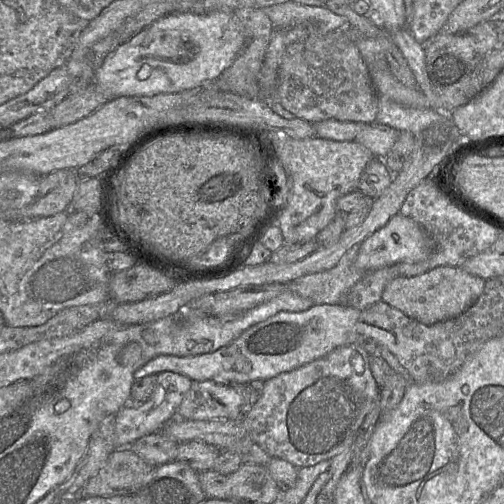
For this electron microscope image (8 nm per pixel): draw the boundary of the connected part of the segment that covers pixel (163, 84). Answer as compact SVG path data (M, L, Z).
M234 12L168 14L157 19L109 53L95 70L94 84L110 98L174 93L197 88L214 80L223 70L230 67L244 43L245 32Z

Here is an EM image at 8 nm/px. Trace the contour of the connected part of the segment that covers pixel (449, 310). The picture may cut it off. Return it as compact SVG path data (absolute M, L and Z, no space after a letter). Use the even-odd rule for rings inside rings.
M439 266L421 275L394 278L384 288L381 301L422 324L432 325L460 316L478 300L484 287L484 279L461 267Z

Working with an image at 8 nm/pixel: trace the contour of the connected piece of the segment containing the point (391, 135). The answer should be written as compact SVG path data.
M377 123L365 124L355 141L369 149L374 157L384 158L400 136L401 131Z

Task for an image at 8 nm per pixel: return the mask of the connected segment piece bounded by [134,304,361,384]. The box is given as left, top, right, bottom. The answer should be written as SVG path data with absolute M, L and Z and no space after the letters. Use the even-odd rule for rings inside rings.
M315 304L301 312L281 311L265 321L251 326L229 345L214 352L194 356L156 356L135 371L134 379L139 380L149 375L158 375L170 371L183 374L194 382L212 381L218 384L248 384L265 381L319 359L337 347L357 342L356 323L360 314L361 310L341 304Z

